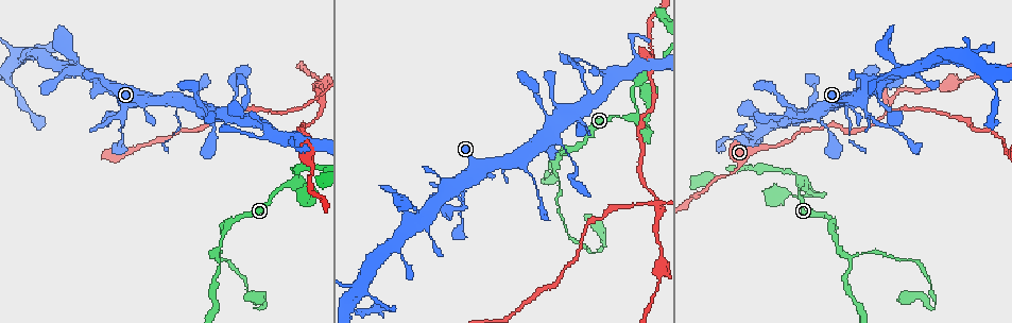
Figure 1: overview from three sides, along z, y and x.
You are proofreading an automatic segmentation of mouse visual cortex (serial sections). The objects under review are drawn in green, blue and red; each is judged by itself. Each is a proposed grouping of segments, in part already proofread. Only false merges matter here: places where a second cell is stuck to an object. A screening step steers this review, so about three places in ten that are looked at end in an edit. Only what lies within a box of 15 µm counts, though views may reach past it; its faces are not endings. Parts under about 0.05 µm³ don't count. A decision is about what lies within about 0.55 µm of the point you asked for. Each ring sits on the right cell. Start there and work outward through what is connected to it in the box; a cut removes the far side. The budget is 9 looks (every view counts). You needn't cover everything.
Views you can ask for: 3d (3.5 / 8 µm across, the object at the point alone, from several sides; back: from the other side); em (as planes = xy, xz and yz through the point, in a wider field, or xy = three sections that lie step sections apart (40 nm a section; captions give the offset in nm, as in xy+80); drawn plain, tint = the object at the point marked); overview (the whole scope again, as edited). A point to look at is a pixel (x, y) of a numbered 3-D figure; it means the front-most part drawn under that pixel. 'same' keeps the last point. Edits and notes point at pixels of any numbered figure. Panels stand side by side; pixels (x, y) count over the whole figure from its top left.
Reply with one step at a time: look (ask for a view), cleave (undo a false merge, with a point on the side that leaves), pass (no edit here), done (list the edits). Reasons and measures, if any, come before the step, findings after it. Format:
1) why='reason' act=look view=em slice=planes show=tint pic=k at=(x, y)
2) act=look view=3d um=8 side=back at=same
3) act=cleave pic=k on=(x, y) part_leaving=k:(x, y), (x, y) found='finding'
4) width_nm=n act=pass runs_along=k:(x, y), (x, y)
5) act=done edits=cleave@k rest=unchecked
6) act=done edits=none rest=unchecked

why='four arms meet' act=look view=3d um=8 pic=1 at=(660, 208)

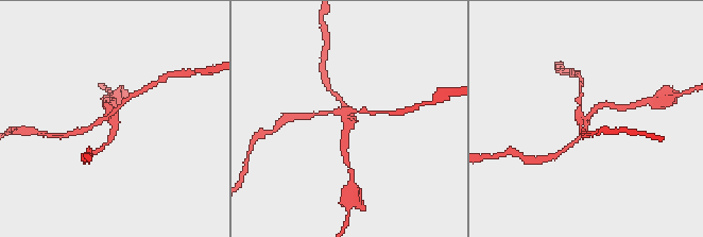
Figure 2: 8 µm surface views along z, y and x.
arms=4 arm_widths_nm=150,150,150,250 why='need the tissue' act=look view=em slice=planes show=tint pic=2 at=(588, 121)

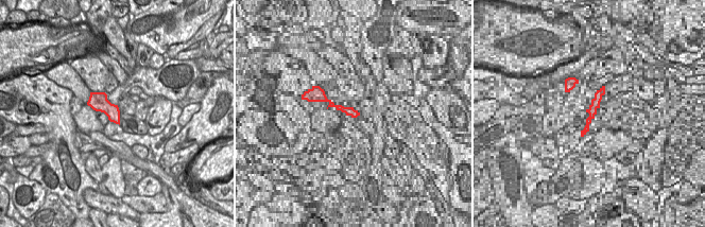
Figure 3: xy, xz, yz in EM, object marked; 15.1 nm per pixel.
act=cleave pic=2 on=(325, 113) part_leaving=2:(343, 115), (321, 113), (304, 116) found='two cells meet here'

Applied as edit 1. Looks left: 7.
why='redraw' act=look view=overview

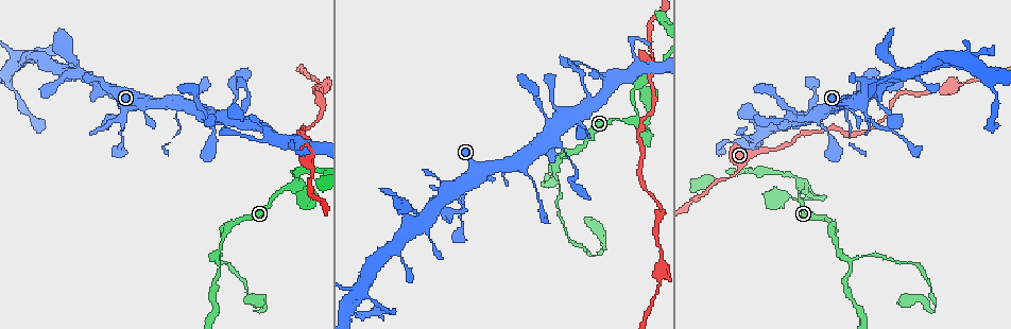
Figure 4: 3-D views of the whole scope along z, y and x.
why='three arms meet' act=look view=3d um=3.5 side=back pic=4 at=(633, 120)

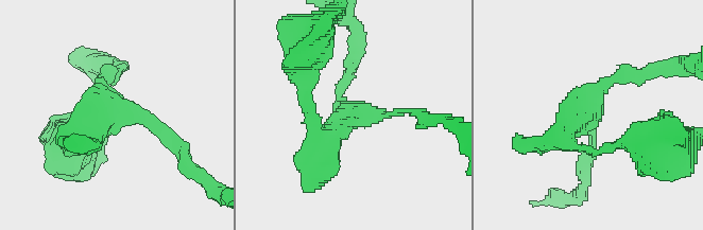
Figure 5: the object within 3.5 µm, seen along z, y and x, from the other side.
why='now the EM' act=look view=em slice=xy step=2 show=tint pic=5 at=(351, 116)

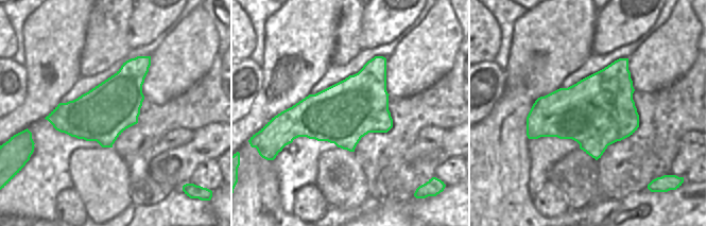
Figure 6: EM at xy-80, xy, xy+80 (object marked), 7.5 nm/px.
act=pass runs_along=5:(175, 136), (114, 107), (71, 146) found='one cell here'

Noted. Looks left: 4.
why='a narrow waist' act=look view=3d um=3.5 pic=4 at=(833, 238)

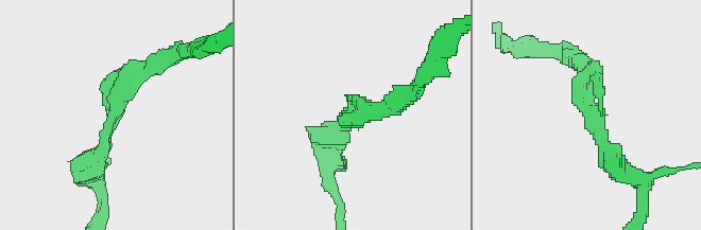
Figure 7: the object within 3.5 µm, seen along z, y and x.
arm_widths_nm=200,250 act=look view=em slice=xy step=3 show=tint pic=7 at=(589, 108)

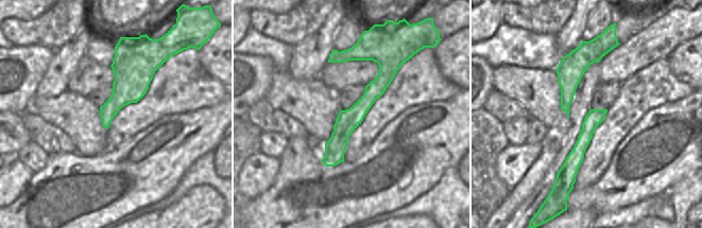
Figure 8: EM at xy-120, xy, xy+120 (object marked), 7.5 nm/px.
why='another direction' act=look view=em slice=xy step=5 show=tint at=same

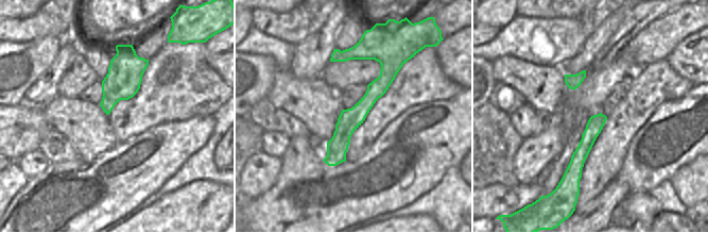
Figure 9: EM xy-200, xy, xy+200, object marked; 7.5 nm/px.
act=pass runs_along=7:(164, 58), (110, 114), (95, 166) found='continuous, no second cell'

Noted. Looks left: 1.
act=done edits=cleave@2 rest=unchecked

